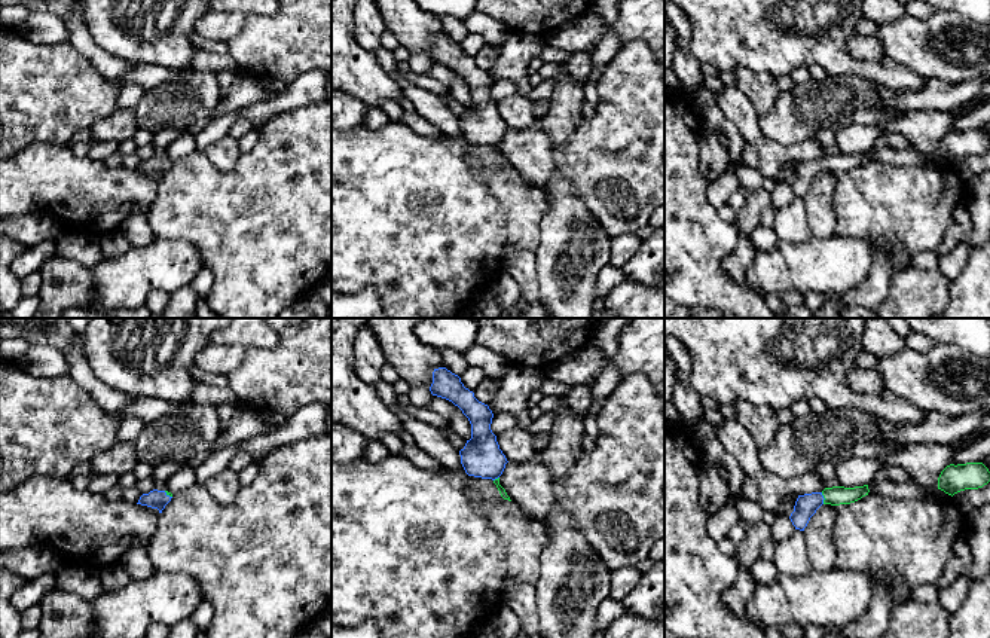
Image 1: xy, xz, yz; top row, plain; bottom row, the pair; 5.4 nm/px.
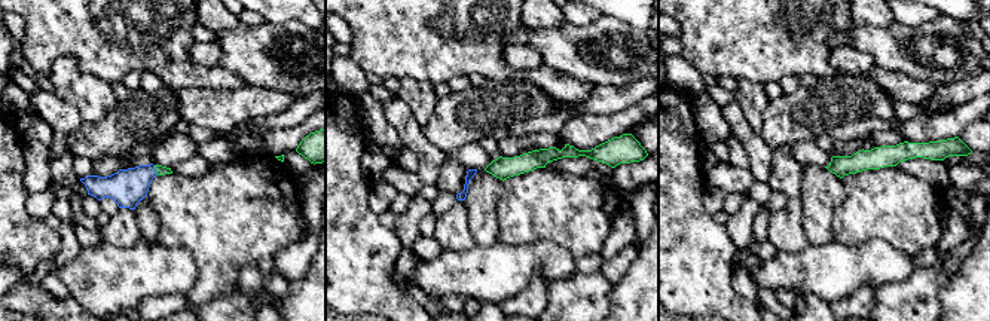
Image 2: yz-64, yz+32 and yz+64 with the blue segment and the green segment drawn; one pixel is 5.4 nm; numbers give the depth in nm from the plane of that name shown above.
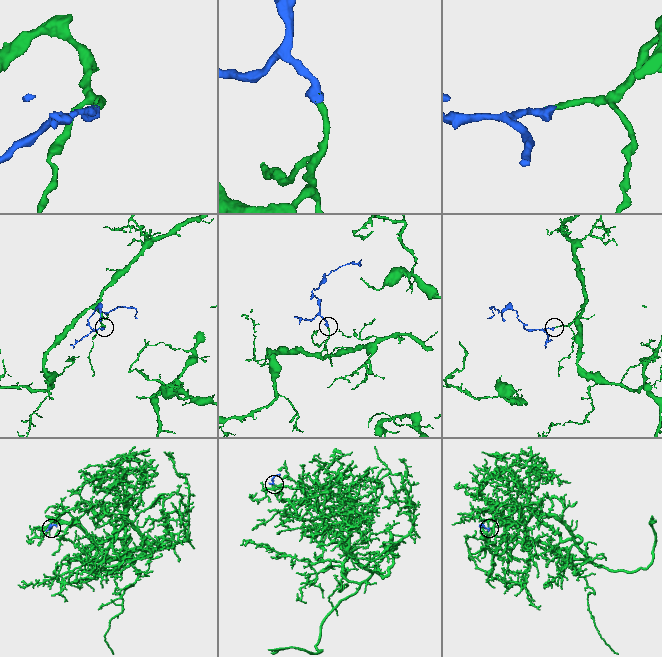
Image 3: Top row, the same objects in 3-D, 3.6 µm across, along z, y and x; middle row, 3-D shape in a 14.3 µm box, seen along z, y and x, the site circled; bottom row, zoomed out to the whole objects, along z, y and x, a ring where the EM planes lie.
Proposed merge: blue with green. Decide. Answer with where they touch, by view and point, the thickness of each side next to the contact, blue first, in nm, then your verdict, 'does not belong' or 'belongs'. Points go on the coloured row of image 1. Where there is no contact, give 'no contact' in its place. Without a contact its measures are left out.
meets blue in yz at (824, 498); 120 nm thick on the blue side, 110 nm on the other; belongs

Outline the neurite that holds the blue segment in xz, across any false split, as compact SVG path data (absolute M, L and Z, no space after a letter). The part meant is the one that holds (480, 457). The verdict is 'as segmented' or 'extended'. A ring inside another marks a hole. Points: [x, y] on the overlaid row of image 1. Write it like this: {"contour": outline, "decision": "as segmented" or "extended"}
{"contour": "M446 367L434 369L430 391L433 396L458 406L471 424L471 439L459 451L465 473L474 477L492 479L501 497L511 501L499 485L499 476L508 461L491 430L494 413L489 406L479 402L474 393L464 387L461 378Z", "decision": "extended"}

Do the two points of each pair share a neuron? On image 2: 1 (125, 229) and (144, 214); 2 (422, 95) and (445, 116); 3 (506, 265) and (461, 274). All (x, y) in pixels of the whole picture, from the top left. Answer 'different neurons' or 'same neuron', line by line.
1: different neurons
2: different neurons
3: same neuron

